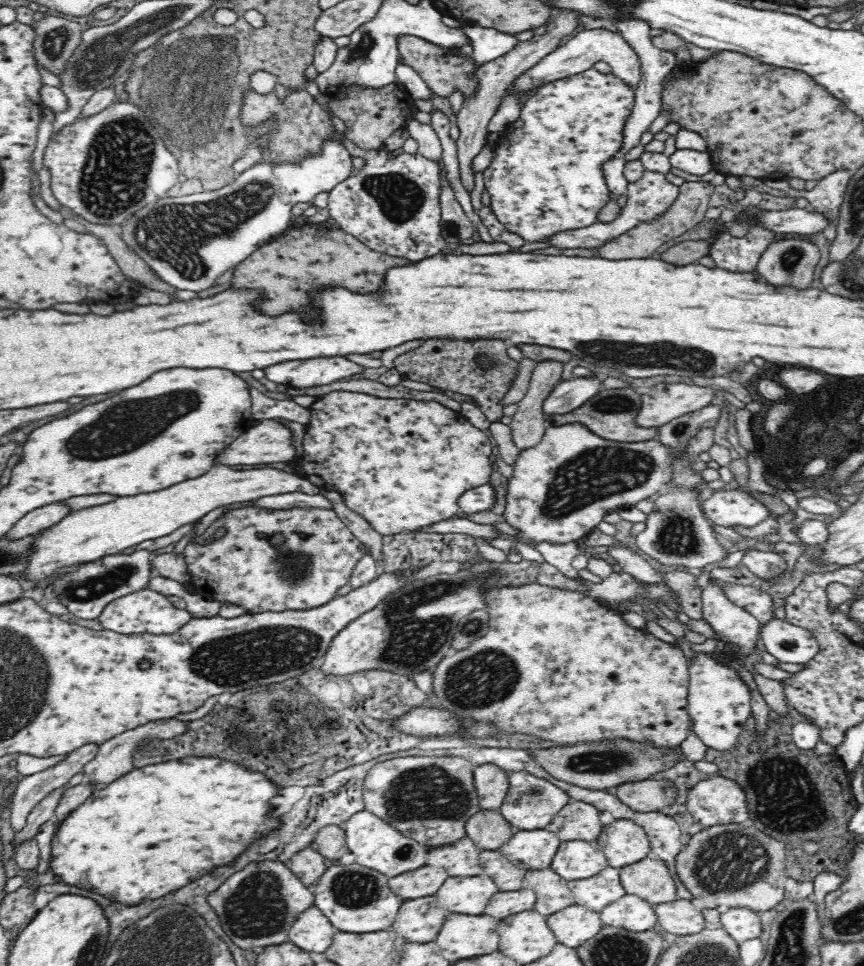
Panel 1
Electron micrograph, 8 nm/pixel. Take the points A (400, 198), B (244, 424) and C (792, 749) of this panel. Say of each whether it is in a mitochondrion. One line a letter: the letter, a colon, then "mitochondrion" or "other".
A: mitochondrion
B: other
C: other

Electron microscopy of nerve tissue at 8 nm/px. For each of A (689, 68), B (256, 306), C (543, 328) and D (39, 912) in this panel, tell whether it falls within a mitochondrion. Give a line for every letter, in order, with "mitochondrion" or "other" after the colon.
A: other
B: other
C: other
D: other

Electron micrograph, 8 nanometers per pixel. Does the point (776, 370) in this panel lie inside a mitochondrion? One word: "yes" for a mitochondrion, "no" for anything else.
no

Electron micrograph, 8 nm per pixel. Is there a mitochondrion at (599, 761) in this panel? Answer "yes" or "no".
yes

